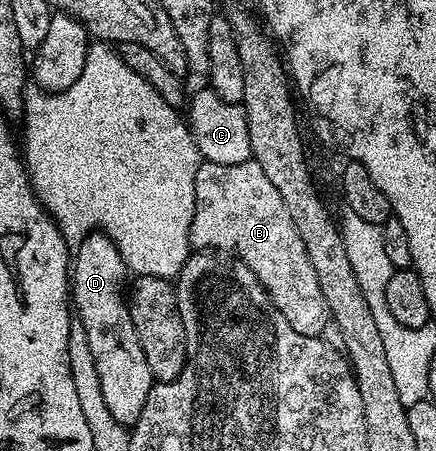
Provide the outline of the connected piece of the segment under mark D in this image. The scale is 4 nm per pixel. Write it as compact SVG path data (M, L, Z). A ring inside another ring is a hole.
M102 231L88 233L78 242L73 253L73 264L69 269L69 300L77 314L77 321L83 324L83 333L87 336L87 349L91 352L93 376L101 379L101 396L105 399L105 407L113 414L117 423L128 427L135 425L141 415L141 407L145 407L145 399L149 399L149 391L153 384L149 359L145 359L145 351L139 342L137 327L133 327L133 315L129 304L129 293L123 289L123 280L129 277L126 263L121 259L121 251Z

